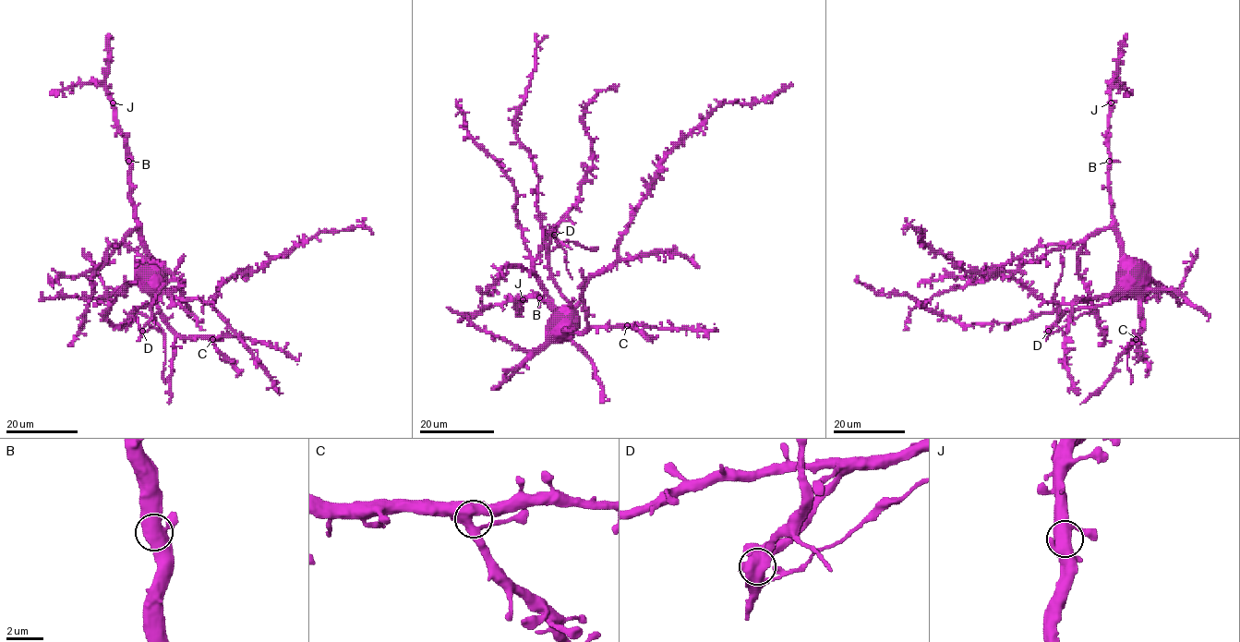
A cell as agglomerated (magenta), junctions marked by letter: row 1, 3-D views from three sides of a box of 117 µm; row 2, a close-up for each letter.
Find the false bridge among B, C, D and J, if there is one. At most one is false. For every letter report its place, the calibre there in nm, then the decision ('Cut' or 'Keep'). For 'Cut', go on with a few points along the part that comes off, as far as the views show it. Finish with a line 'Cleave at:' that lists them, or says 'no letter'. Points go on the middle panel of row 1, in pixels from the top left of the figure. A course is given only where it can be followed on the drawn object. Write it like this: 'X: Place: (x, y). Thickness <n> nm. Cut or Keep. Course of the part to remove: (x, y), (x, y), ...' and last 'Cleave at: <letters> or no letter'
B: Place: (539, 297). Thickness 550 nm. Keep
C: Place: (627, 325). Thickness 500 nm. Keep
D: Place: (554, 235). Thickness 600 nm. Cut. Course of the part to remove: (554, 235), (563, 244), (577, 242), (585, 248), (596, 248)
J: Place: (523, 299). Thickness 500 nm. Keep
Cleave at: D

